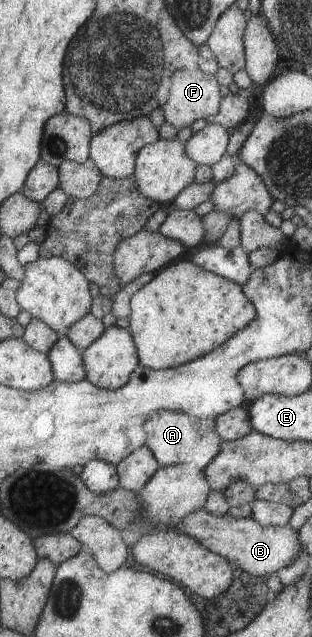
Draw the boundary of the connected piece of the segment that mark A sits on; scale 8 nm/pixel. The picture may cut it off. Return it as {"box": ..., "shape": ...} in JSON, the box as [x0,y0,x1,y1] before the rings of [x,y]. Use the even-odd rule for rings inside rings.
{"box":[143,410,222,470],"shape":[[[159,410],[146,415],[143,431],[147,435],[145,445],[151,449],[160,466],[190,463],[202,470],[220,450],[222,439],[215,433],[214,420],[191,417],[183,412]]]}

